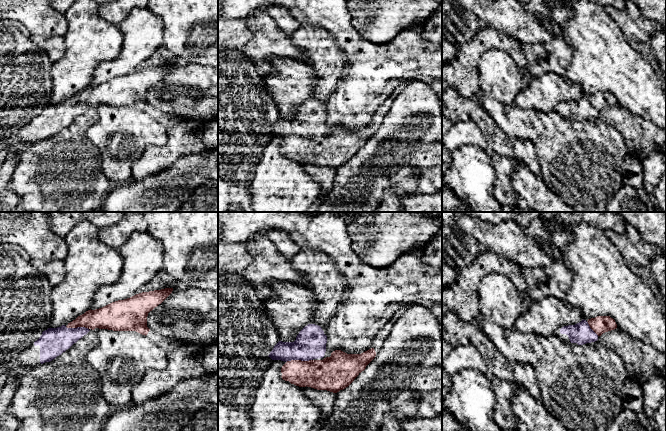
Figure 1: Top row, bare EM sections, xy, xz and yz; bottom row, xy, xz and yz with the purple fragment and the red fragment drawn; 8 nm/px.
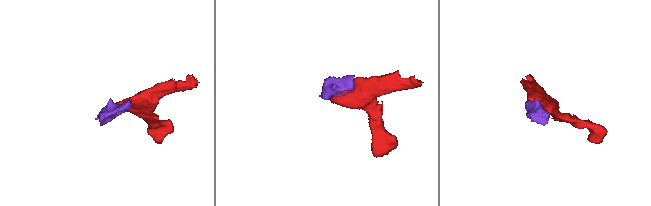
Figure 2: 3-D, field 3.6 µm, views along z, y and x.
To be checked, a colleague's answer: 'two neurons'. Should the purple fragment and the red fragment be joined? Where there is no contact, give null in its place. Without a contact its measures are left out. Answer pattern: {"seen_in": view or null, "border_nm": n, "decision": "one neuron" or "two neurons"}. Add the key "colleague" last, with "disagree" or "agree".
{"seen_in": "xz", "border_nm": 220, "decision": "one neuron", "colleague": "disagree"}

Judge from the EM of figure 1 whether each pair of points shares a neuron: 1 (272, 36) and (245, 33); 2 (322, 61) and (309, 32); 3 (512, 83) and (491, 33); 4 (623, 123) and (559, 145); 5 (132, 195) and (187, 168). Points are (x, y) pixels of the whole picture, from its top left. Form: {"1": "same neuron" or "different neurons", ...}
{"1": "different neurons", "2": "same neuron", "3": "different neurons", "4": "different neurons", "5": "same neuron"}

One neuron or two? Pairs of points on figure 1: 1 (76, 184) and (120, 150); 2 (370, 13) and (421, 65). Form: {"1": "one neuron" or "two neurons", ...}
{"1": "two neurons", "2": "two neurons"}

